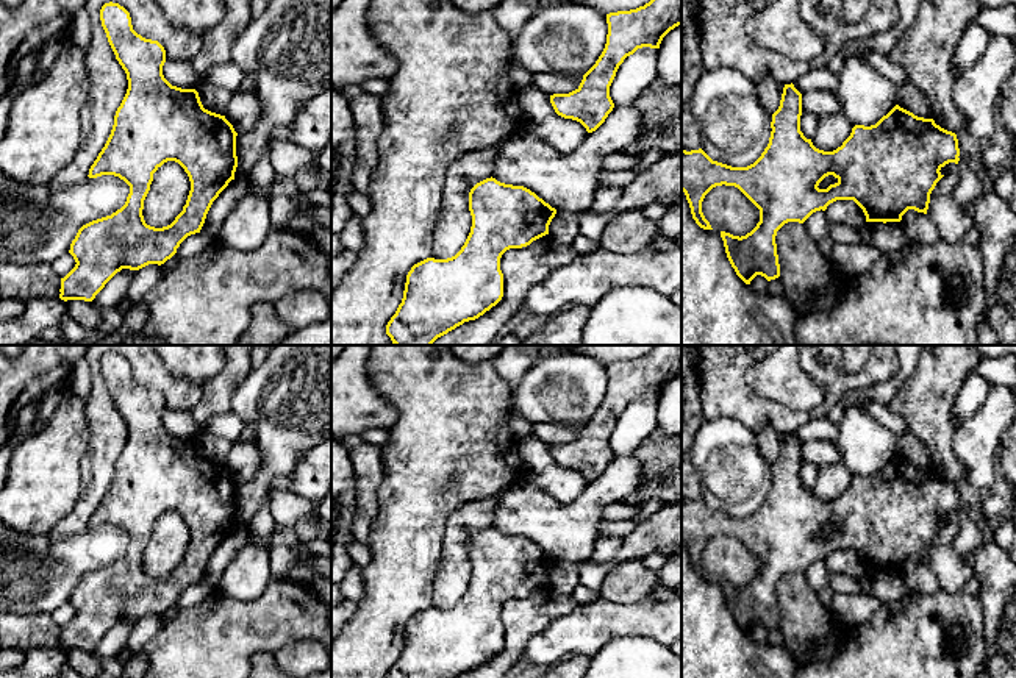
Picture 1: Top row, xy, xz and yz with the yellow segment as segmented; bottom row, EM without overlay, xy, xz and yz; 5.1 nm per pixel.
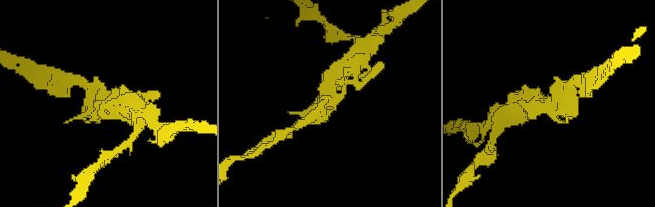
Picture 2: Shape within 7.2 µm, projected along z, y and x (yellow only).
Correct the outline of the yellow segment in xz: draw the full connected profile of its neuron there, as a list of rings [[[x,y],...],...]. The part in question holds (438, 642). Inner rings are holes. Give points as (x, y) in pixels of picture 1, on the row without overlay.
[[[486,528],[469,542],[470,583],[461,600],[447,609],[427,608],[406,625],[402,653],[386,678],[456,678],[475,670],[503,647],[500,608],[510,598],[522,598],[549,584],[556,559],[524,536]]]

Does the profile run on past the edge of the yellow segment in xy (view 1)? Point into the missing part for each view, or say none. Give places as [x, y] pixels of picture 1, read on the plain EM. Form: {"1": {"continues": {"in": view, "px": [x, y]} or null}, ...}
{"1": {"continues": null}}

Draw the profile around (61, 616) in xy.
[[[67,601],[63,606],[56,608],[50,617],[53,622],[59,626],[64,628],[73,617],[75,617],[75,609],[73,606]]]

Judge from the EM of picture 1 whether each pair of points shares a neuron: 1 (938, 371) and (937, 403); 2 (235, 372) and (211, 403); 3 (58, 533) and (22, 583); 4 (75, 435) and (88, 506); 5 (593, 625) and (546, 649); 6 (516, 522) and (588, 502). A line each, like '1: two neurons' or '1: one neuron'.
1: one neuron
2: one neuron
3: two neurons
4: two neurons
5: one neuron
6: one neuron

